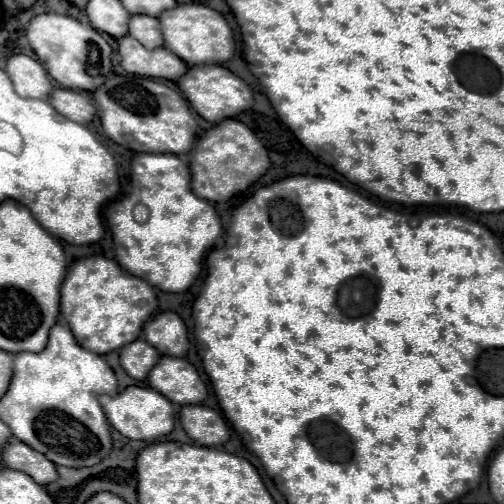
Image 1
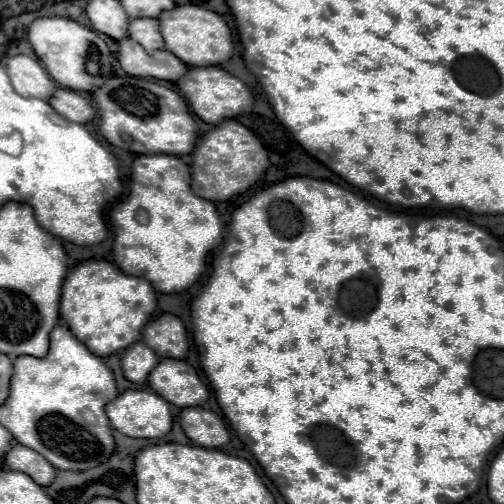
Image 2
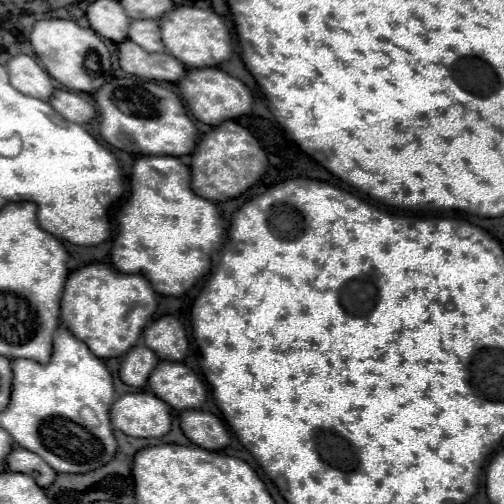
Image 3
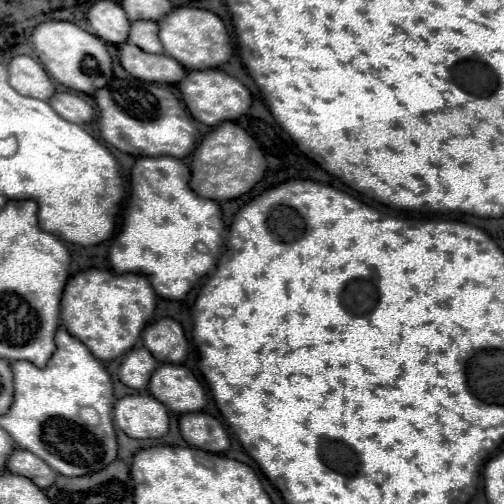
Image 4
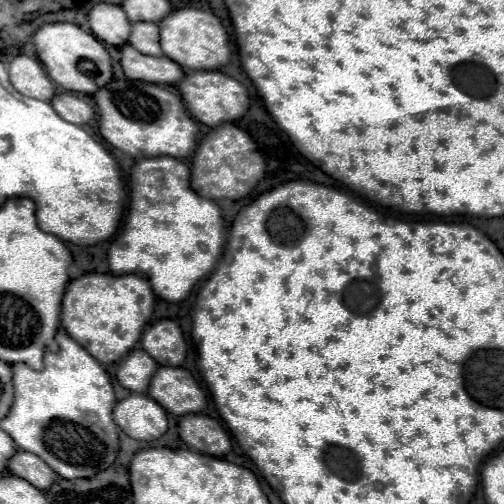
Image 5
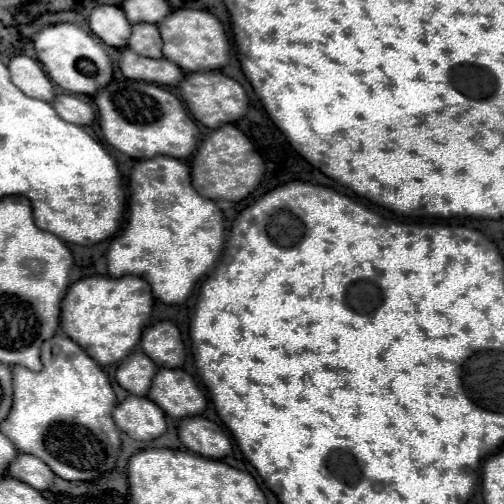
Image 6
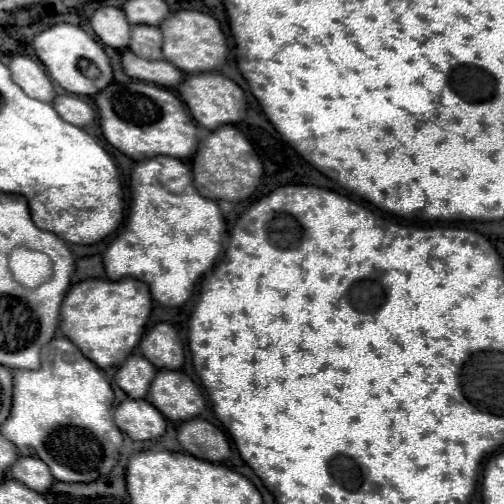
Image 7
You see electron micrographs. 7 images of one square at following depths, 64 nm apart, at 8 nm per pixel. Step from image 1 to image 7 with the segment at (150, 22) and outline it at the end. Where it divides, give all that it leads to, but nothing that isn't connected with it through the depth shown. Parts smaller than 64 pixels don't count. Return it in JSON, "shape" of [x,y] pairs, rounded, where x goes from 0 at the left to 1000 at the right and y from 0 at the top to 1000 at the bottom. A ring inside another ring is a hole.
{"shape":[[[262,56],[262,79],[254,91],[270,111],[286,111],[290,119],[317,119],[321,115],[321,71],[313,56]]]}

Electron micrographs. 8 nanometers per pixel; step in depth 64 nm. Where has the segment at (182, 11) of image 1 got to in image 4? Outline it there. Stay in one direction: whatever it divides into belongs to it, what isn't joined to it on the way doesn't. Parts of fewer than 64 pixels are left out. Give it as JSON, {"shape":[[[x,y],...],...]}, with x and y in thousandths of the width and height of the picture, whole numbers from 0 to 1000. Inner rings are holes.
{"shape":[[[345,16],[325,40],[313,44],[317,52],[317,83],[325,103],[353,119],[369,139],[397,139],[397,135],[433,135],[456,119],[460,95],[452,79],[452,63],[444,44],[417,20],[401,16]]]}

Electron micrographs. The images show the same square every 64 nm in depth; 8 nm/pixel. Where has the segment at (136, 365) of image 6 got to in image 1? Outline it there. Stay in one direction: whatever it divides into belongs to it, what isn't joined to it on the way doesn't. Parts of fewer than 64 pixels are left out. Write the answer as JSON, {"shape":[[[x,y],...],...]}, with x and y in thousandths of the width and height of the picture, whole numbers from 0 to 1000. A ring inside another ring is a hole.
{"shape":[[[266,675],[262,683],[250,683],[238,694],[238,722],[250,734],[250,742],[266,754],[290,754],[294,738],[310,726],[310,714],[317,710],[317,702],[310,698],[310,690],[302,690],[294,679],[286,675]]]}

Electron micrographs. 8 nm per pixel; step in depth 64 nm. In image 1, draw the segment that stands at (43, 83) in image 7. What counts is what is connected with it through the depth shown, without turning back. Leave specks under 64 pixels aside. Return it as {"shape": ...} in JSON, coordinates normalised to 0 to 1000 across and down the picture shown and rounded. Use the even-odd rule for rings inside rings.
{"shape":[[[28,107],[16,115],[12,143],[28,167],[28,179],[44,194],[67,194],[67,198],[95,202],[107,167],[75,119],[52,107]]]}

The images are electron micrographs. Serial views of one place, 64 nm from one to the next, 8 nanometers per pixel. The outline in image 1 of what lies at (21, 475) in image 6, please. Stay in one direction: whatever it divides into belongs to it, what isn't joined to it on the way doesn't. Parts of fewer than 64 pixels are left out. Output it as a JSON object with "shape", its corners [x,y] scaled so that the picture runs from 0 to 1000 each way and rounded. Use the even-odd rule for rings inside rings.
{"shape":[[[24,873],[16,881],[16,889],[8,889],[4,917],[8,917],[8,925],[16,925],[24,933],[52,937],[83,964],[91,964],[115,948],[111,925],[87,901],[71,897],[67,889],[56,889],[40,873]]]}

